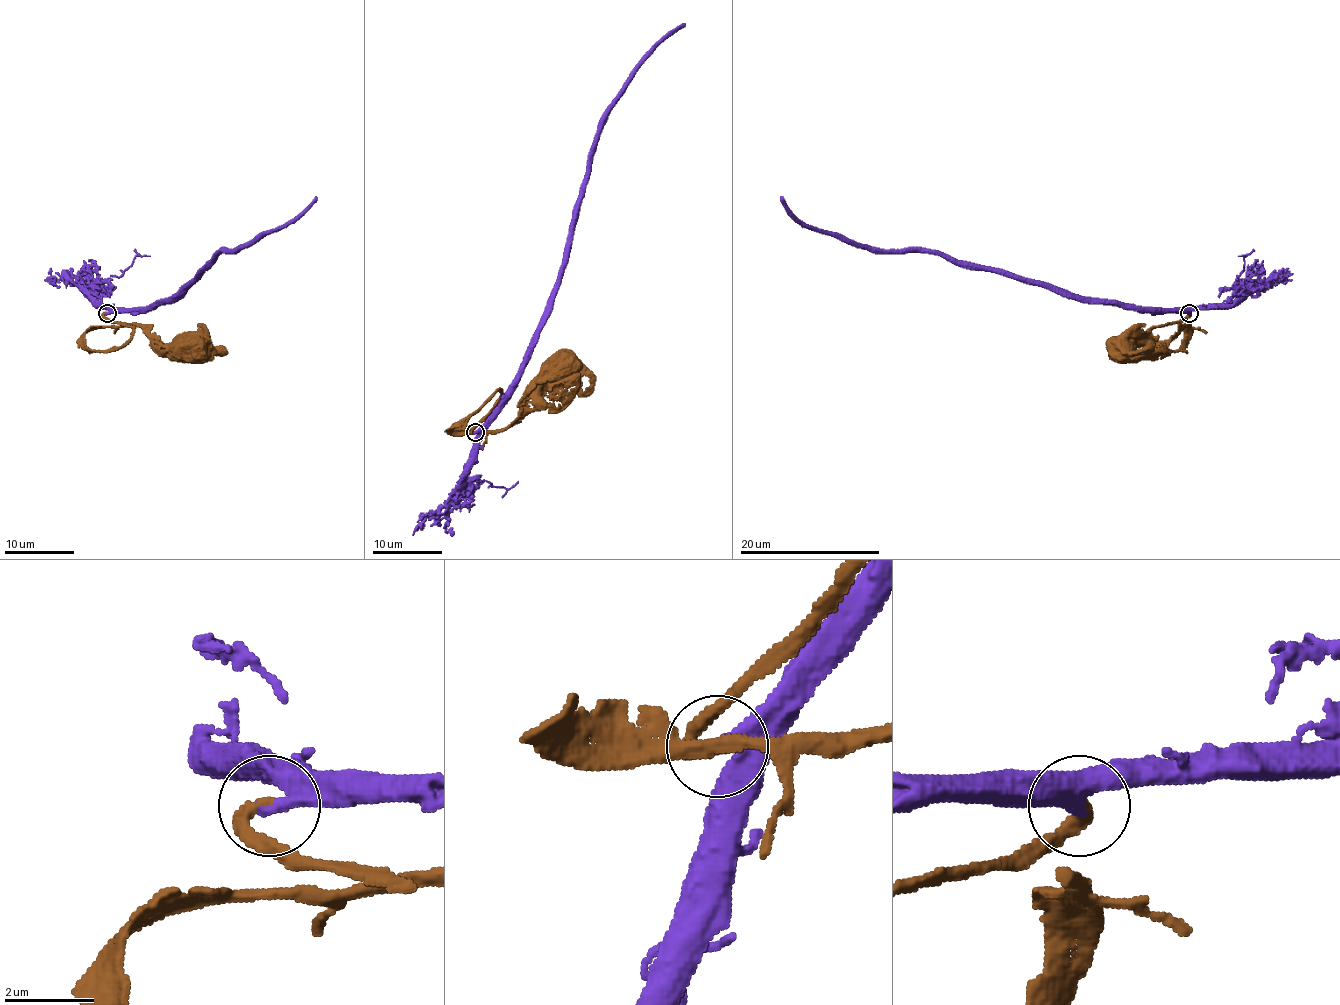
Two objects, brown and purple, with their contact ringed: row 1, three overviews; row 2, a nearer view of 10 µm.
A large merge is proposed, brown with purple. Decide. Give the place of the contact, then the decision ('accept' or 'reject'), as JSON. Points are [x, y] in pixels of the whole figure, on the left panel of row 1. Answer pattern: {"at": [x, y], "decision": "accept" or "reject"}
{"at": [107, 313], "decision": "accept"}

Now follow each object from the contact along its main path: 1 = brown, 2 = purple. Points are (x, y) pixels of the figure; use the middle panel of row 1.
1: (475, 432), (498, 390), (453, 425), (503, 431), (521, 413), (528, 387), (559, 359)
2: (475, 432), (507, 392), (558, 278), (573, 208), (586, 180), (589, 150), (602, 115), (630, 73), (684, 24)

